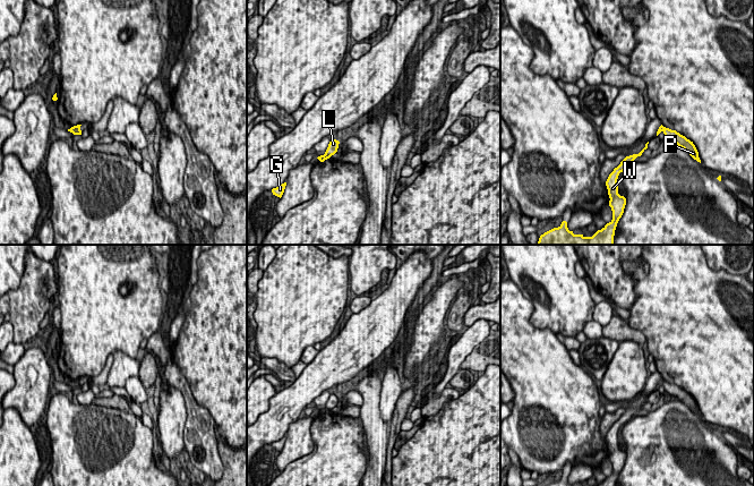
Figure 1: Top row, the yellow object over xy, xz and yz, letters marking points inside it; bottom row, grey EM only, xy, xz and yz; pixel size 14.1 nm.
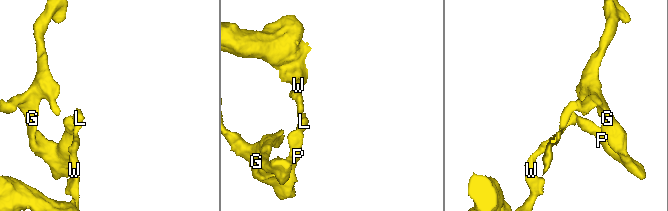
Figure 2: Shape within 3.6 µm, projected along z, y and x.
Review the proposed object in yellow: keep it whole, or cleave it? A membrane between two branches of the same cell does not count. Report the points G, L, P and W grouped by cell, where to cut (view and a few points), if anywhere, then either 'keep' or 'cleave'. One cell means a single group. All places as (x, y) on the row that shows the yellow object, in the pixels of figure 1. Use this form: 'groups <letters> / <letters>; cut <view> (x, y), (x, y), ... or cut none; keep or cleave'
groups G P / L W; cut xy (71, 127), (77, 134); cleave

